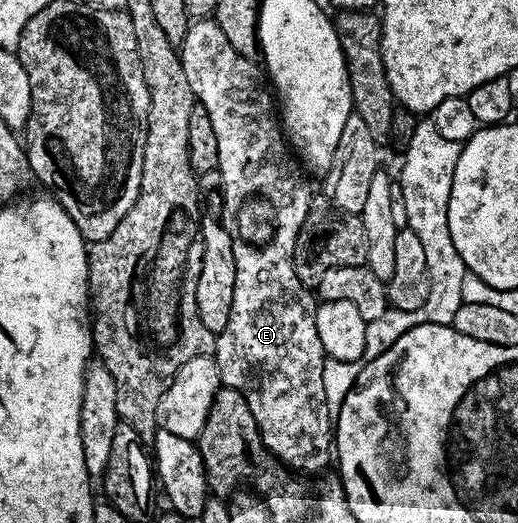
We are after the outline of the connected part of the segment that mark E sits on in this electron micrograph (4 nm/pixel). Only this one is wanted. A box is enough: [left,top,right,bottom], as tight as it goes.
[178,18,334,474]

